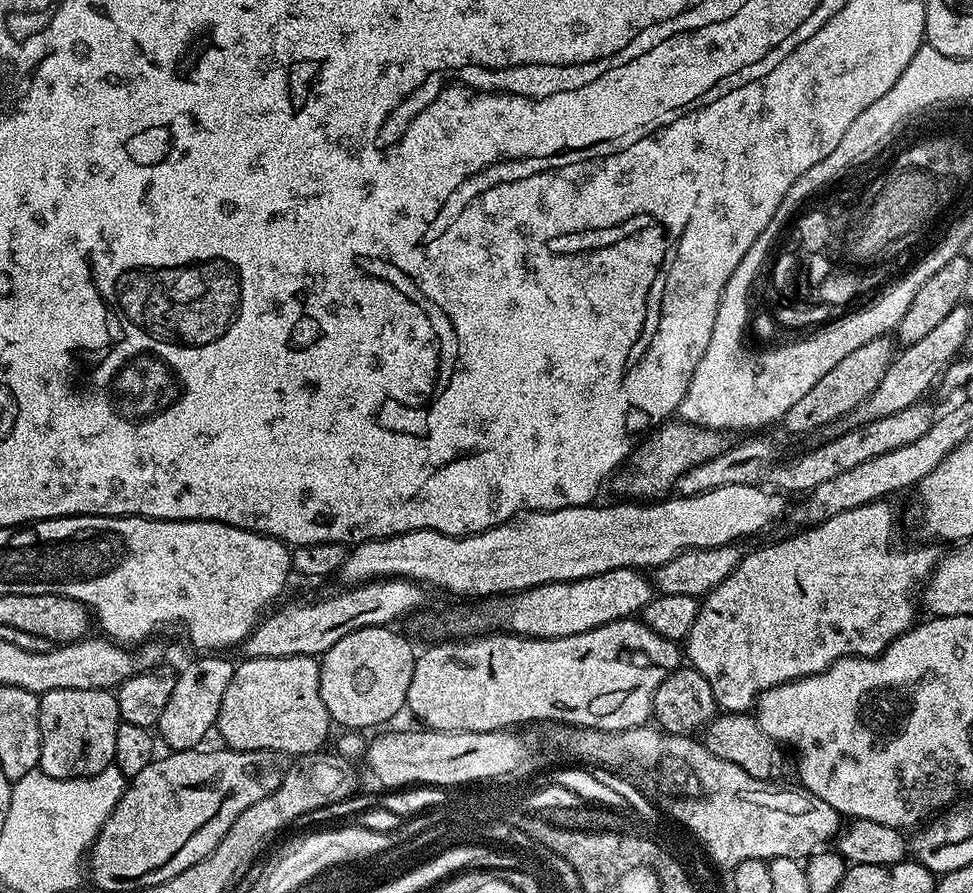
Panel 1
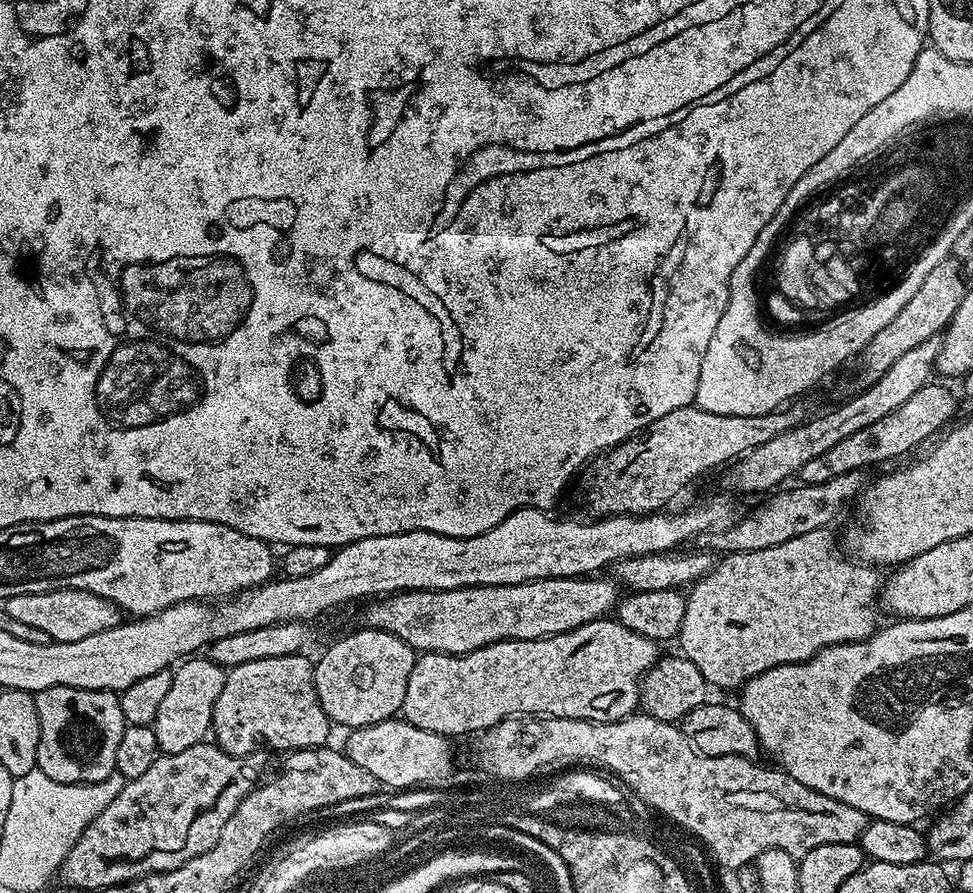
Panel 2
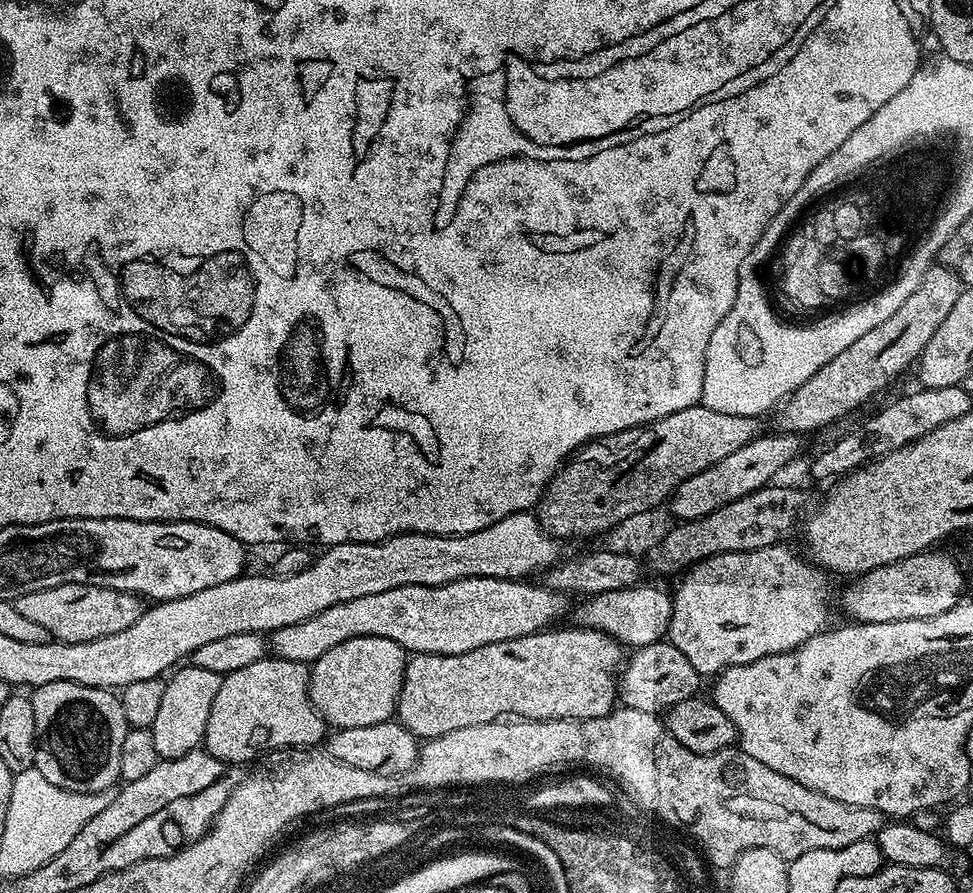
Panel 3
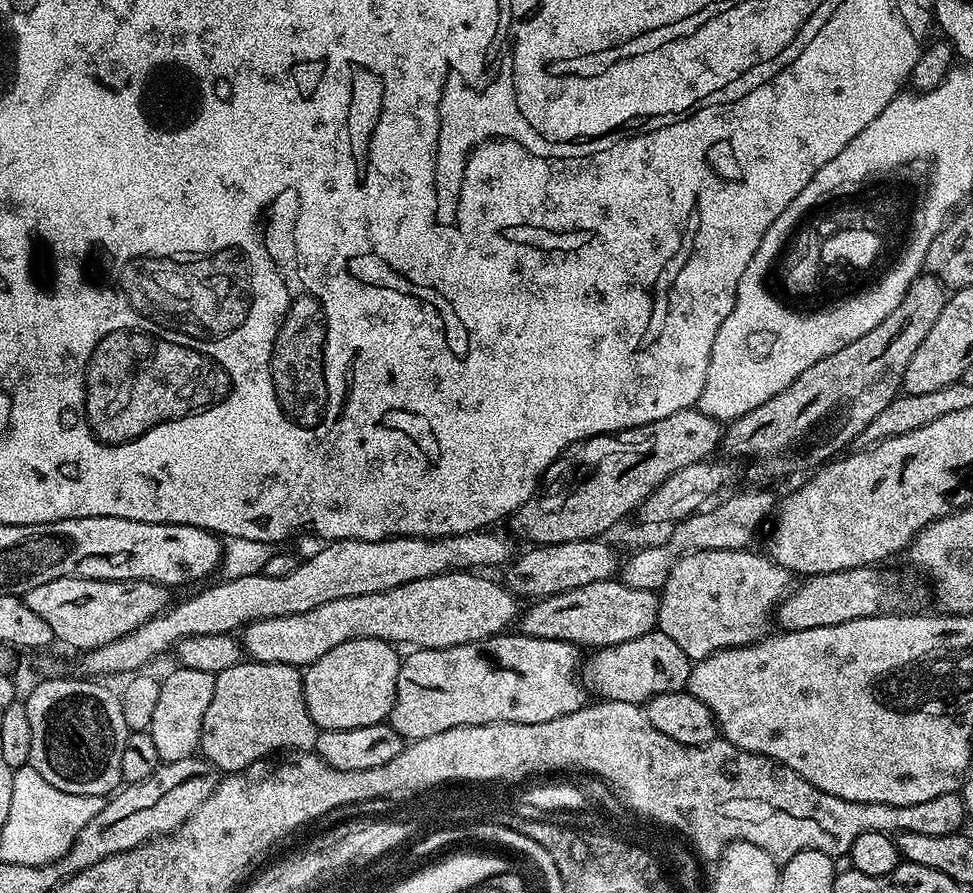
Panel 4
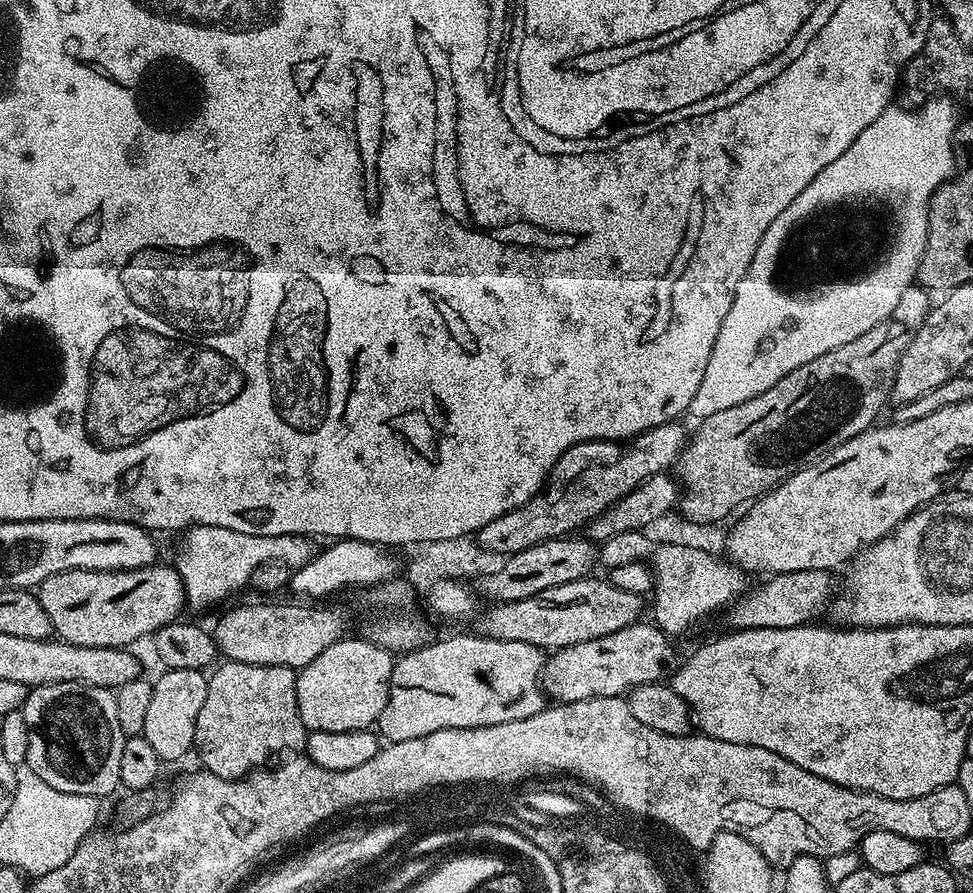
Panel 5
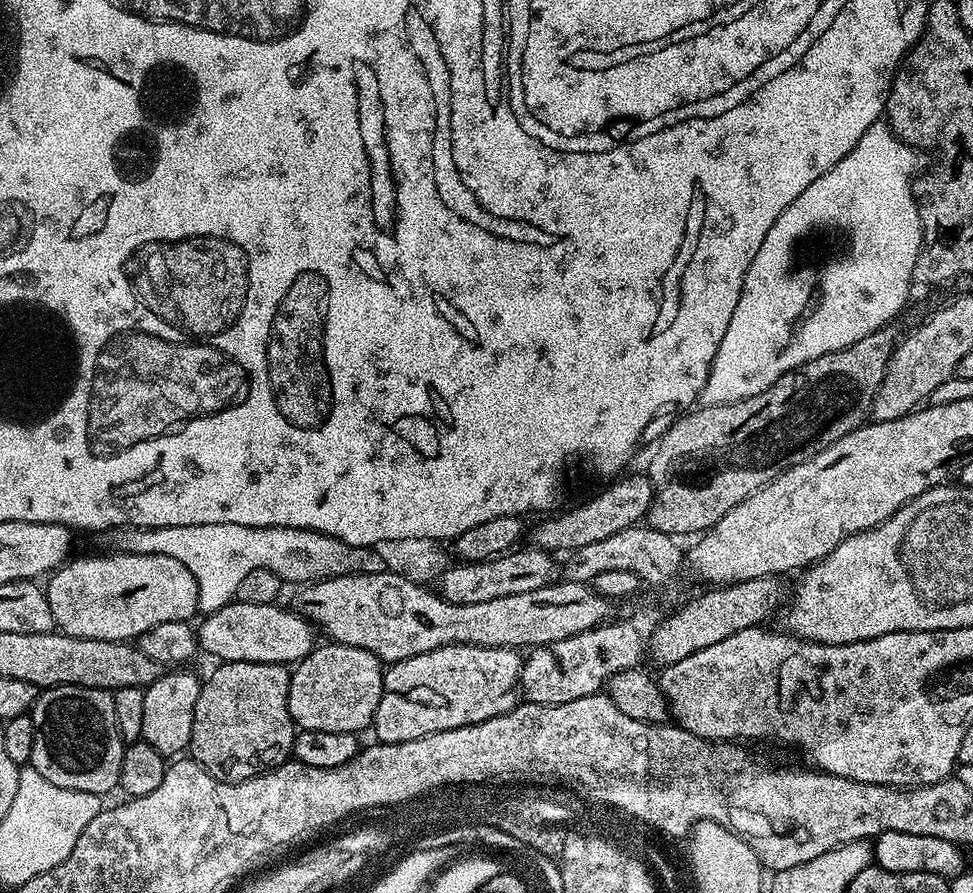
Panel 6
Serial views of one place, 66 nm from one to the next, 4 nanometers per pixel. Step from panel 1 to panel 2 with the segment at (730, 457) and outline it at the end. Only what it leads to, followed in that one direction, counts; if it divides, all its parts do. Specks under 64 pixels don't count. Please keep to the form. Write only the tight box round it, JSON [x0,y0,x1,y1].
[798,383,957,484]

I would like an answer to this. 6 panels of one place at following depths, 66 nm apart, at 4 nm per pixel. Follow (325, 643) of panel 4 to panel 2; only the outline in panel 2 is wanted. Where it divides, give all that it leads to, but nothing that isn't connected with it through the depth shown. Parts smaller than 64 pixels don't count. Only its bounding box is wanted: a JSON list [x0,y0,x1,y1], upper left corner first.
[362,574,621,656]

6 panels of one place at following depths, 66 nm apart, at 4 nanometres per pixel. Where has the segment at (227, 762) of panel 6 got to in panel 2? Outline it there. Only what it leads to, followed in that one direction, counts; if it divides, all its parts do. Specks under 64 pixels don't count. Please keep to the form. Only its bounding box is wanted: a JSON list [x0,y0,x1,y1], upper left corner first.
[210,654,330,756]

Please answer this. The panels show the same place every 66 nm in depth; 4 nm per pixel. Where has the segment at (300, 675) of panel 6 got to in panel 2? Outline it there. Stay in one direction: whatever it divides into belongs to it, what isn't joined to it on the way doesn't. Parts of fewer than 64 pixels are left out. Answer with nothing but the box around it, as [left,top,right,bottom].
[312,627,418,730]

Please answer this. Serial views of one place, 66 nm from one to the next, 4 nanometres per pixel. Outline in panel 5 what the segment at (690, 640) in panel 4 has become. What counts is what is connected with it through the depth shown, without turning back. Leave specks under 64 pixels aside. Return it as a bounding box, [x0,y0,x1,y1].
[598,531,750,638]

